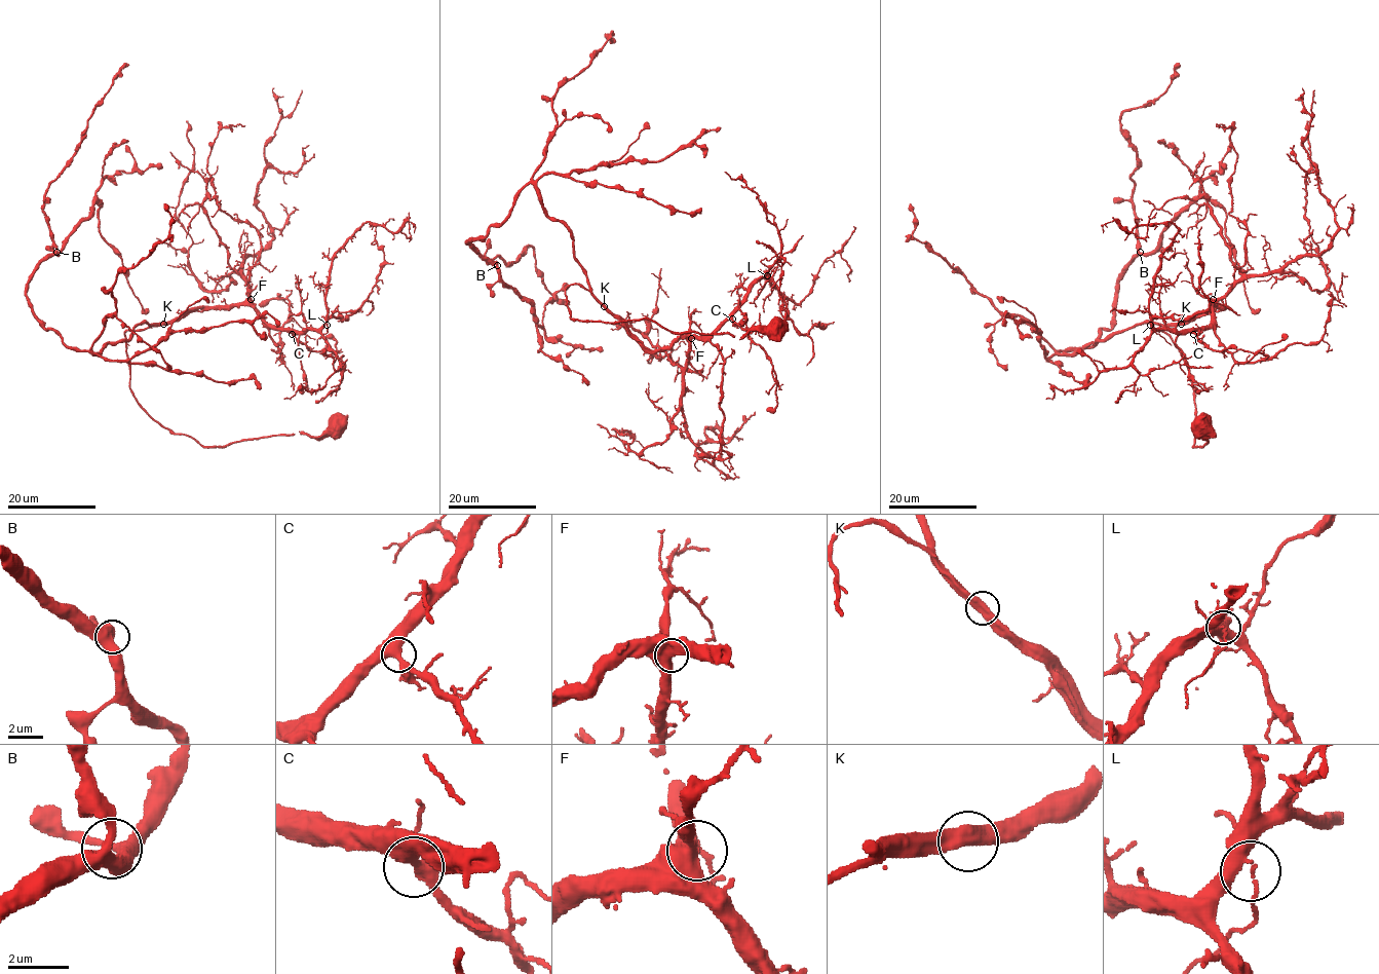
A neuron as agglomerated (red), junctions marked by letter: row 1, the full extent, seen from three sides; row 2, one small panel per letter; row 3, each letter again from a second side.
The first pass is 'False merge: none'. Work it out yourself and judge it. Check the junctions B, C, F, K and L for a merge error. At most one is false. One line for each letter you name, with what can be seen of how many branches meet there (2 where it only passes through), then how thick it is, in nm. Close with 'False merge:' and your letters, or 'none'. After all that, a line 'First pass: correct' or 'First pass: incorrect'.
False merge: none
First pass: correct

